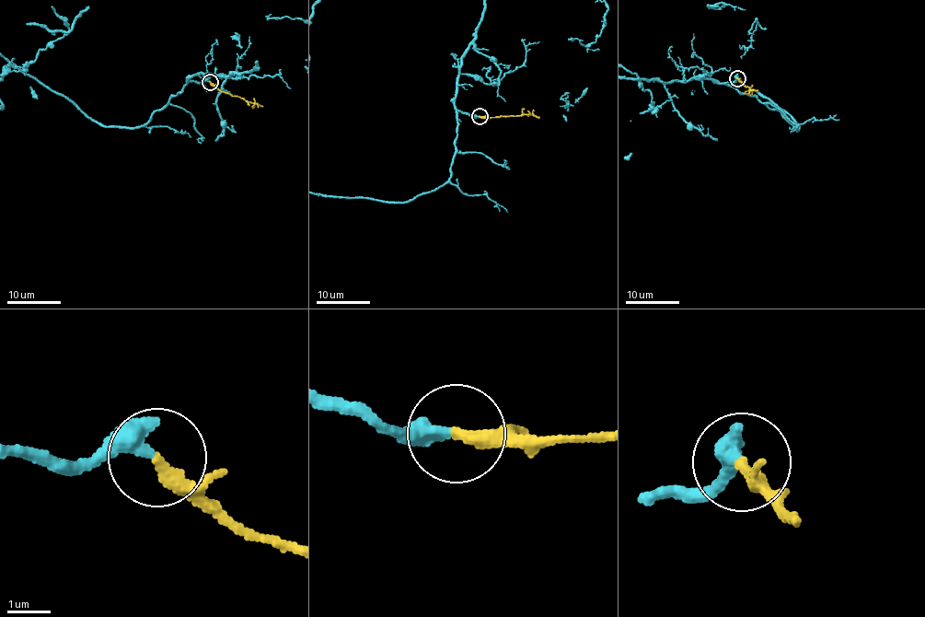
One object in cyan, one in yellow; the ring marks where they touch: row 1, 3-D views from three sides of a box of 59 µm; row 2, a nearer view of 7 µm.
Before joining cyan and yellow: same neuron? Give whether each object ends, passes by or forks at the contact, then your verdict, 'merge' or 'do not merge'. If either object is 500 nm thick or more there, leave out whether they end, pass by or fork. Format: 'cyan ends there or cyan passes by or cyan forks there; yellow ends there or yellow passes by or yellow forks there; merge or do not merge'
cyan ends there; yellow ends there; merge

